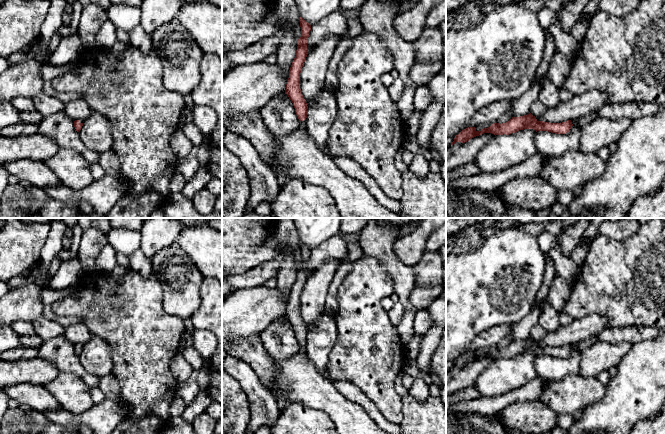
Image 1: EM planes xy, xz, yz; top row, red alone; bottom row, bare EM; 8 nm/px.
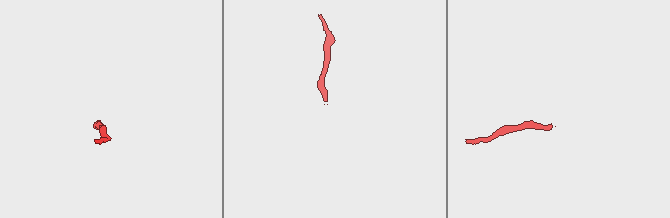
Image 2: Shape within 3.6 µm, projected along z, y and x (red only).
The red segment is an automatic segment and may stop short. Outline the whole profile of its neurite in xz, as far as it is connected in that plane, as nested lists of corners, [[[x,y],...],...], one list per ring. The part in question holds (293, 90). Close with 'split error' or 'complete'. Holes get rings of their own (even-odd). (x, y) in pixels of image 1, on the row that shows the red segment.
[[[300,17],[301,37],[297,39],[296,56],[289,70],[289,78],[285,93],[293,103],[295,113],[300,120],[299,131],[306,132],[307,103],[300,89],[300,73],[306,60],[308,51],[307,43],[311,31],[311,25]]]; split error

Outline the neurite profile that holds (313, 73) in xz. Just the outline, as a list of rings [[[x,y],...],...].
[[[341,36],[325,38],[307,54],[300,73],[300,89],[307,106],[325,90],[326,71]]]

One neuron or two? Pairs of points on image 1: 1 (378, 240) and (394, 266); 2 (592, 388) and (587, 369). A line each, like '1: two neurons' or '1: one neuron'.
1: one neuron
2: two neurons

